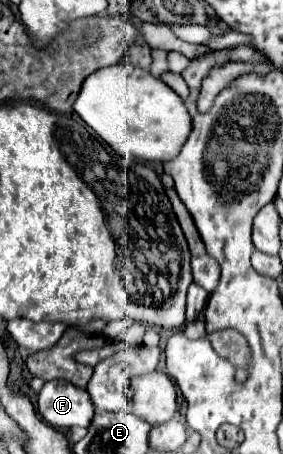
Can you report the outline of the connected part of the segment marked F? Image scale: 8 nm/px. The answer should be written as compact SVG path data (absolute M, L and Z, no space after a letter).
M49 380L43 384L39 398L39 414L57 428L87 428L93 418L93 402L83 388L75 388L67 380Z

